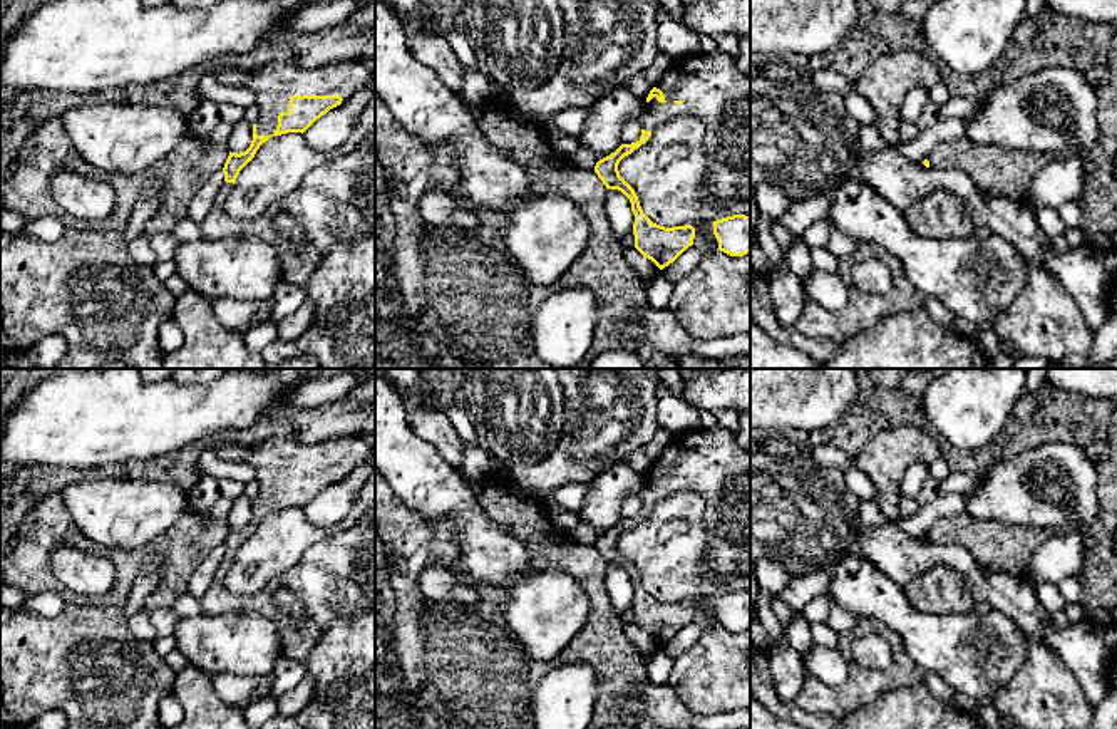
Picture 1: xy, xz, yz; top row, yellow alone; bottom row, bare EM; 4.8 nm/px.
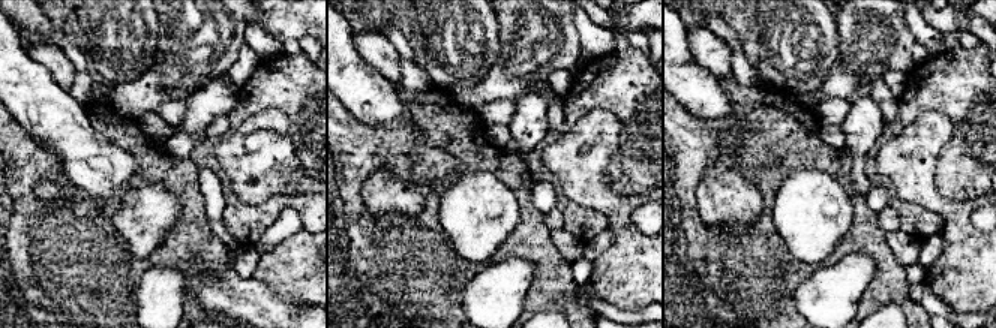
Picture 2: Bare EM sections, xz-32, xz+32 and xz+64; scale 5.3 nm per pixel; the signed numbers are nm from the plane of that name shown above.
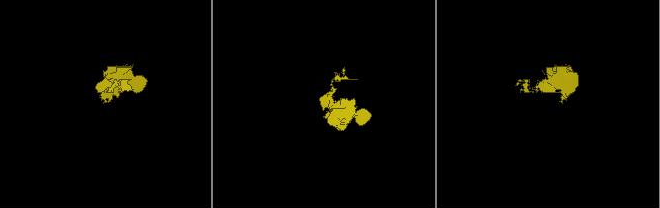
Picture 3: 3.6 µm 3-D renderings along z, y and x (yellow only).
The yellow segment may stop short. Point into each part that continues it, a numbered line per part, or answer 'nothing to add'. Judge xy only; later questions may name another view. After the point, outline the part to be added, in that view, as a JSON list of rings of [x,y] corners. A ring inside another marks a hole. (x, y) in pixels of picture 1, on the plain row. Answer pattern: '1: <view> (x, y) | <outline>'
1: xy (273, 460) | [[[271,436],[253,447],[216,444],[213,451],[224,461],[246,461],[253,466],[260,484],[258,511],[271,511],[276,506],[278,491],[290,486],[291,471],[345,474],[360,464],[375,461],[375,451],[365,436],[337,436],[313,444]]]

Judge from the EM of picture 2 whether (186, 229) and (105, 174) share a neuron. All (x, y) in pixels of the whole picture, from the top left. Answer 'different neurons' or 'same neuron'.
different neurons

